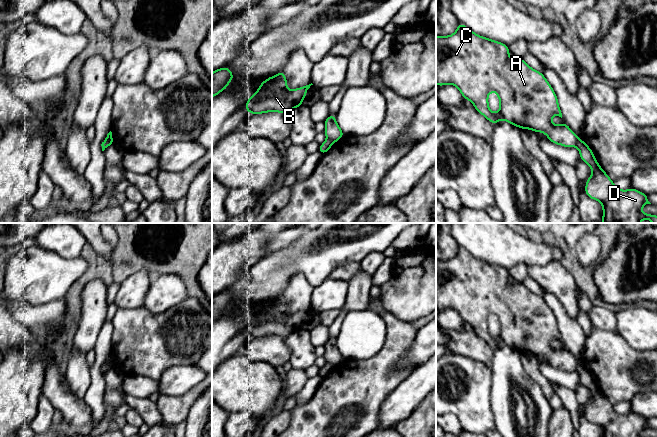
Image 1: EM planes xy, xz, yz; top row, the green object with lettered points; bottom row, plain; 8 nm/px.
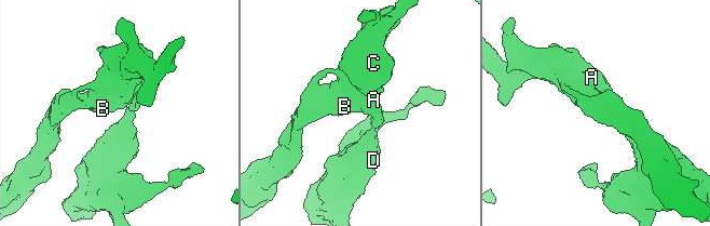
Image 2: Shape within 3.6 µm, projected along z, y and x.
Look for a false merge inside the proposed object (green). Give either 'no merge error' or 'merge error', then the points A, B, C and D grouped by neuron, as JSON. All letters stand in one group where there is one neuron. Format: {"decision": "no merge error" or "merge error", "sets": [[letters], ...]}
{"decision": "merge error", "sets": [["A", "B", "C"], ["D"]]}

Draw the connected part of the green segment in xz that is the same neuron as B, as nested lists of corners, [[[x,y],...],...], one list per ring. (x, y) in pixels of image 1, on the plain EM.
[[[284,295],[269,301],[260,308],[260,312],[248,323],[244,332],[250,338],[276,335],[285,338],[302,330],[304,321],[312,307],[294,314],[287,313]]]

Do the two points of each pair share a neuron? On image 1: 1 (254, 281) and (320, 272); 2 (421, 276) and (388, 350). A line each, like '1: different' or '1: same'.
1: same
2: different

